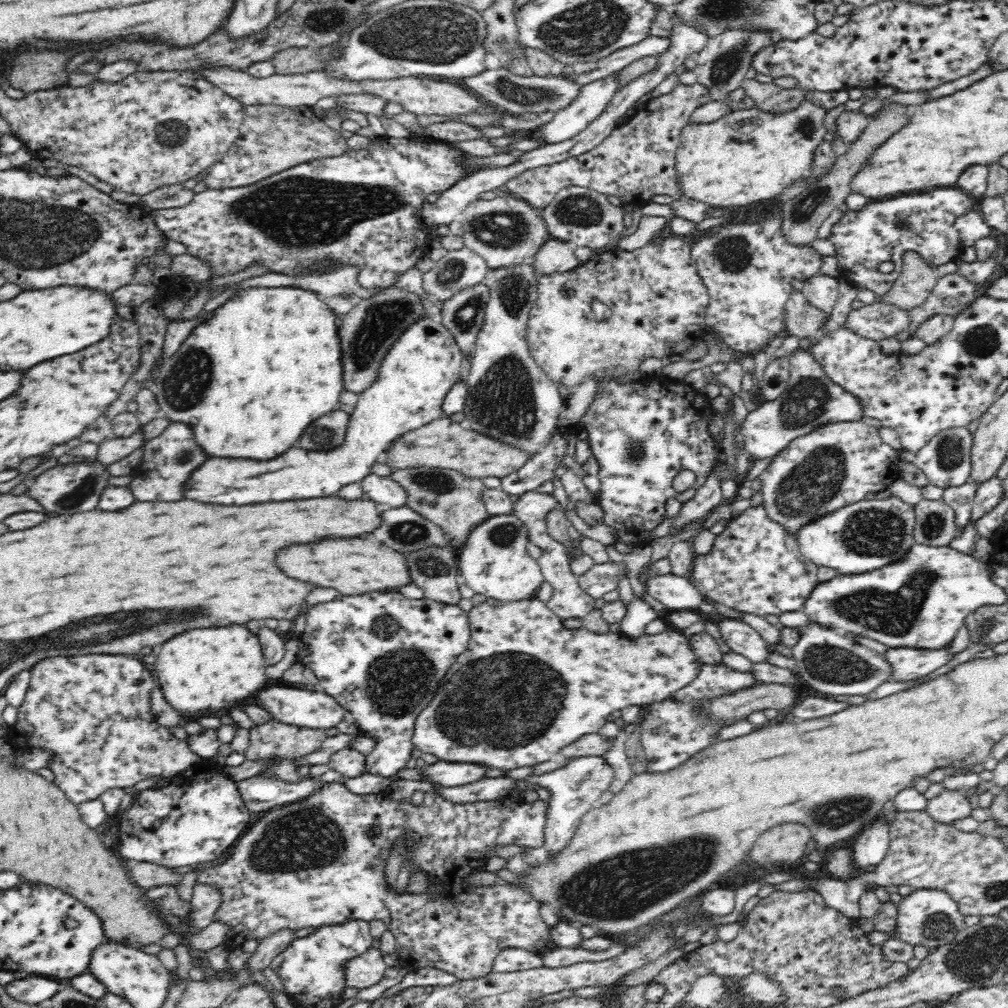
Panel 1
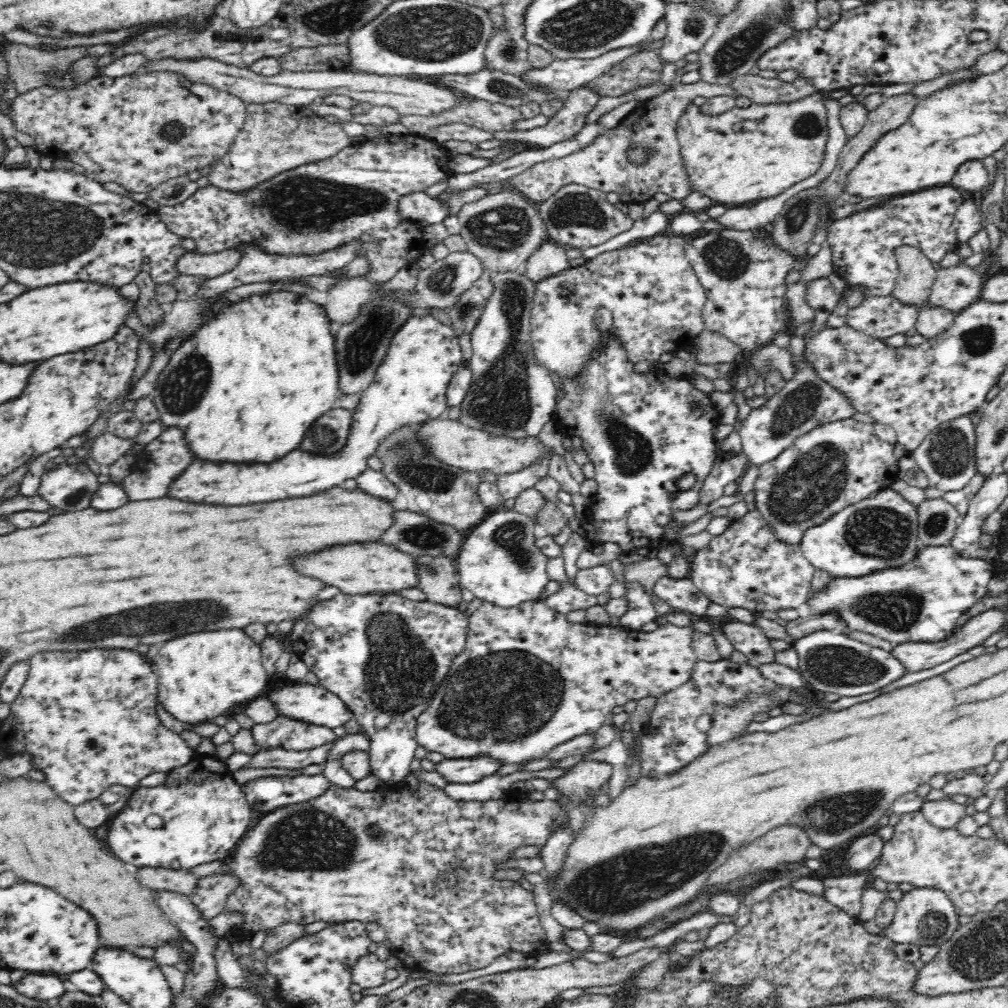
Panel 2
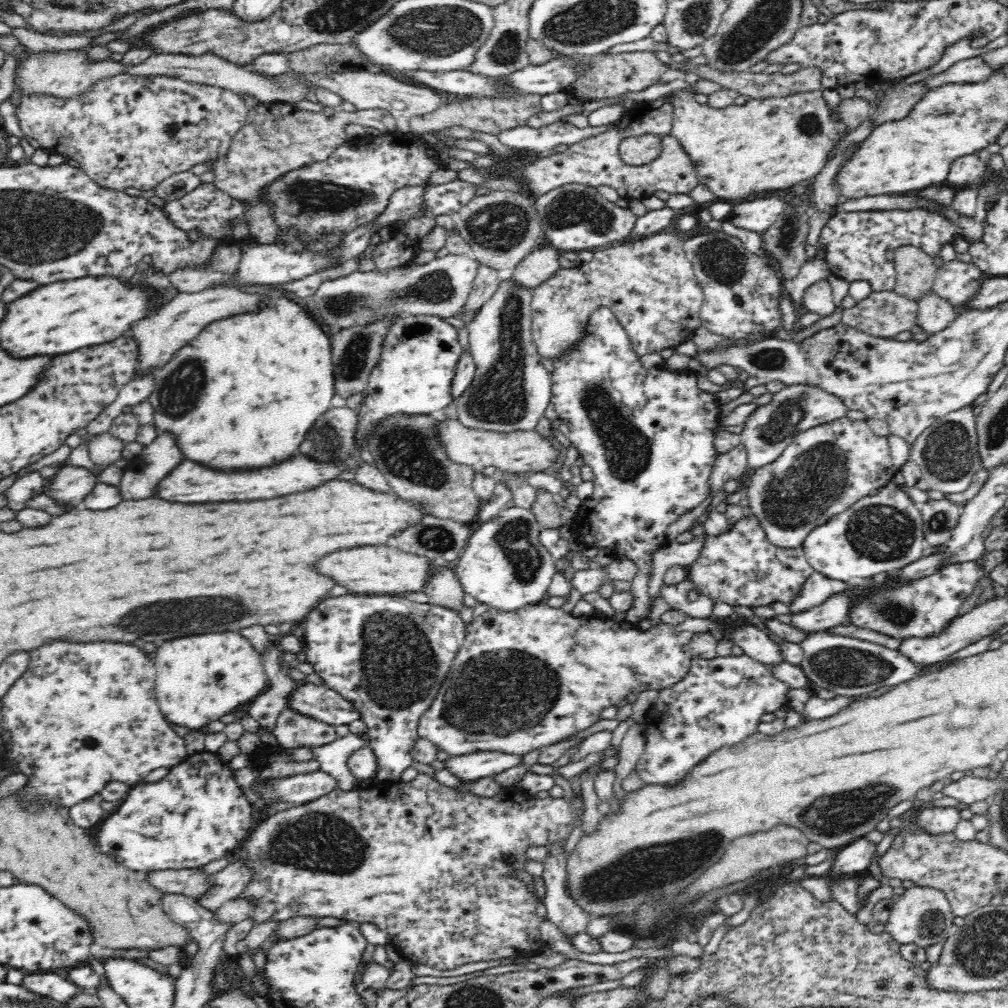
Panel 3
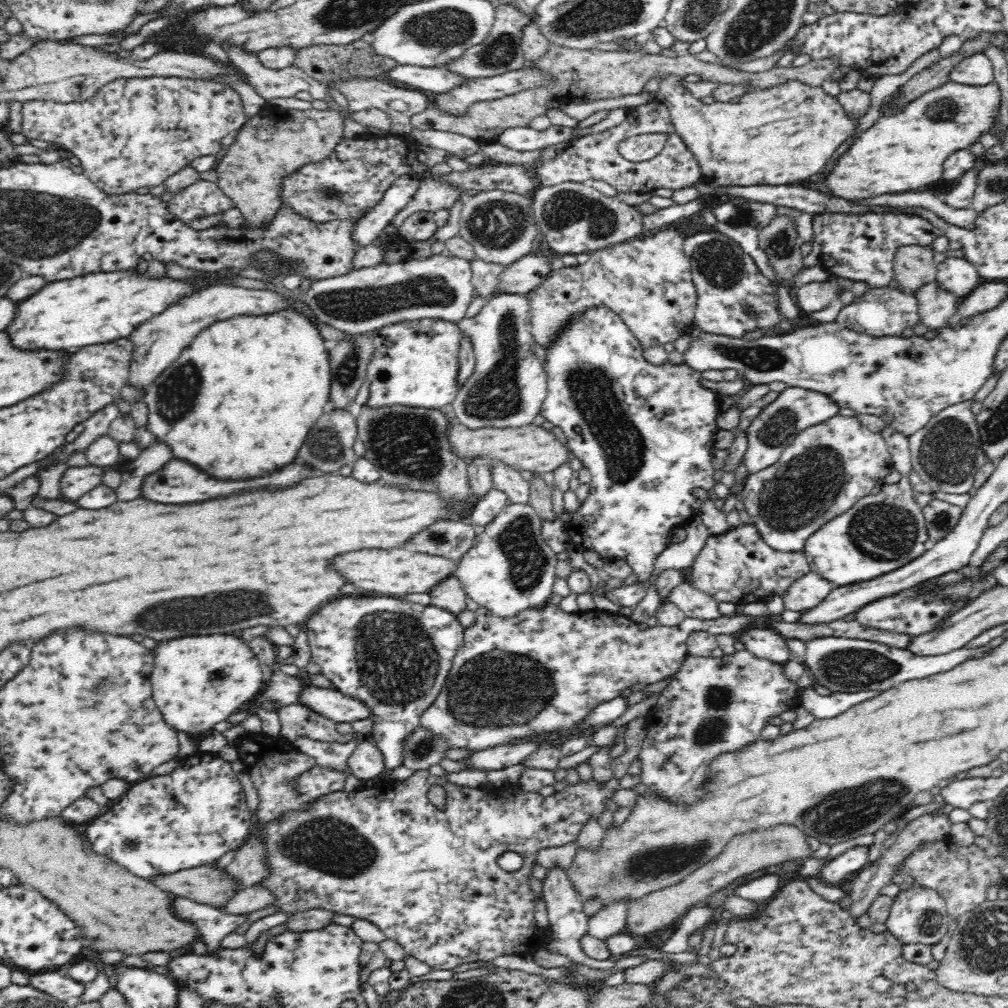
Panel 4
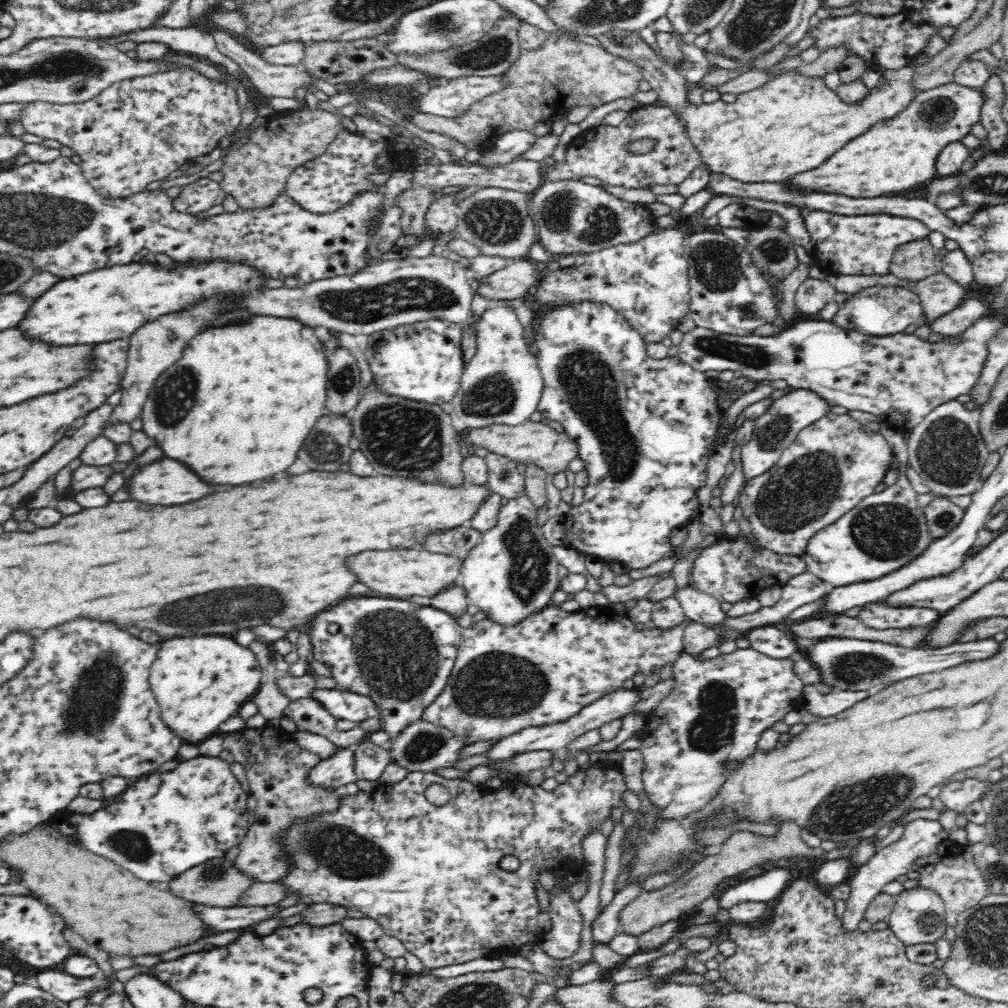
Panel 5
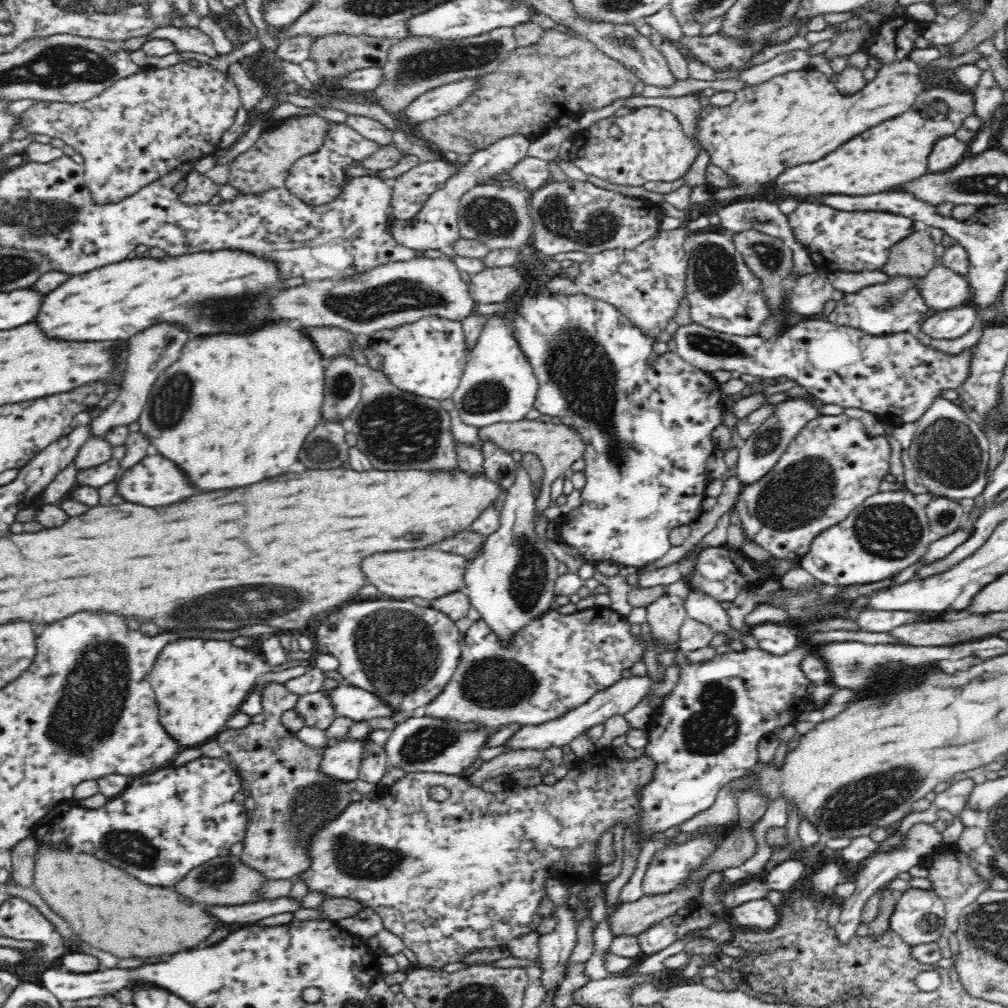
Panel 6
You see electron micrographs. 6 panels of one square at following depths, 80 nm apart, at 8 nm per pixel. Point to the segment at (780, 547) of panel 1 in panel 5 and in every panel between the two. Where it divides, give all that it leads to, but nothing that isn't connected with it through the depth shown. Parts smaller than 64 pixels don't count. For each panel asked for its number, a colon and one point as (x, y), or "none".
2: (747, 566)
3: (741, 567)
4: (738, 566)
5: (732, 569)

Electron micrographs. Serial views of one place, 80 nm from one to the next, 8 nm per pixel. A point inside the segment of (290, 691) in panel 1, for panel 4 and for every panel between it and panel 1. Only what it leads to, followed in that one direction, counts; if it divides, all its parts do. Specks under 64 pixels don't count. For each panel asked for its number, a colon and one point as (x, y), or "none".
2: (308, 703)
3: (318, 702)
4: (330, 703)

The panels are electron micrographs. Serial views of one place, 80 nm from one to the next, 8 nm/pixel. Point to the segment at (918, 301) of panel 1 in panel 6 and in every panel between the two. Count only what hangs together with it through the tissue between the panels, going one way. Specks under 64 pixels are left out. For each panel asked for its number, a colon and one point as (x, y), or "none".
2: (916, 275)
3: (916, 273)
4: (914, 267)
5: (914, 261)
6: (914, 257)

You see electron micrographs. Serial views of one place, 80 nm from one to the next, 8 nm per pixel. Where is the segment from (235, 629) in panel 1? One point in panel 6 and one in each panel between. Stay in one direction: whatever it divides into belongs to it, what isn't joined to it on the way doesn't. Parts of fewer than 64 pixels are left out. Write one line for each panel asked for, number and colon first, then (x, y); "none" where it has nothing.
2: (203, 675)
3: (199, 679)
4: (204, 679)
5: (199, 682)
6: (195, 680)

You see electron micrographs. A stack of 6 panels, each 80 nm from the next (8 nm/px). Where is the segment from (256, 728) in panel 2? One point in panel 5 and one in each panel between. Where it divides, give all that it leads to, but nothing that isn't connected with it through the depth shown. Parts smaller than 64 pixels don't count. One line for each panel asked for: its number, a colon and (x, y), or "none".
3: (292, 730)
4: (296, 721)
5: (308, 715)

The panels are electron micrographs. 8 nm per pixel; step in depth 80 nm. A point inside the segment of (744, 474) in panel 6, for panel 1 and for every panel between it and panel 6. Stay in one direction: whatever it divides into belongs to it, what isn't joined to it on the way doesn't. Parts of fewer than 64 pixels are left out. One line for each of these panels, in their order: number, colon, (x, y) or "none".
1: (811, 400)
2: (806, 401)
3: (769, 429)
4: (795, 409)
5: (777, 427)

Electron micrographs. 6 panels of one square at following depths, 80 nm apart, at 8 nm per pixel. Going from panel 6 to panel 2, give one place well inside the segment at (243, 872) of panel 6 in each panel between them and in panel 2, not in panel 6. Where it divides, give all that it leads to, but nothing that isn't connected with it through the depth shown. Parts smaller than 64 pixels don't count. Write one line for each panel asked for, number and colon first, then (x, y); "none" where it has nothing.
2: (182, 881)
3: (190, 882)
4: (204, 884)
5: (220, 884)

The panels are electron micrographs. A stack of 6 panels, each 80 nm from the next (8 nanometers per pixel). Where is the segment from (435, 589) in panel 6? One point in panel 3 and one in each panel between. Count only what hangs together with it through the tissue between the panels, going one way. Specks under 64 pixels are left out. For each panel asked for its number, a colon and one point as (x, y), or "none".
3: (371, 569)
4: (396, 572)
5: (399, 573)

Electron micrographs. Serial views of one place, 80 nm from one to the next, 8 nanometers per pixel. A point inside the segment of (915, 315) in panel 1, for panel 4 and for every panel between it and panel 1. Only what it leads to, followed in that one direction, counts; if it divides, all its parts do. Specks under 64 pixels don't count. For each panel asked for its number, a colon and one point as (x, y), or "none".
2: (955, 288)
3: (957, 282)
4: (957, 276)

